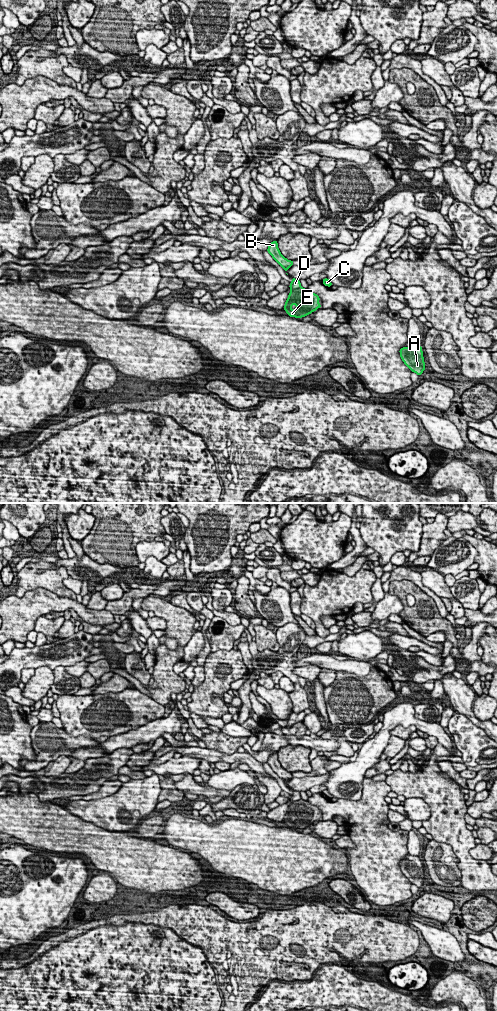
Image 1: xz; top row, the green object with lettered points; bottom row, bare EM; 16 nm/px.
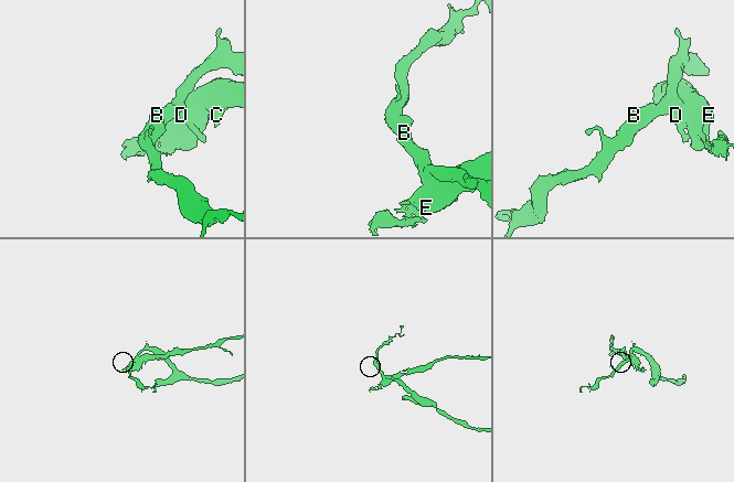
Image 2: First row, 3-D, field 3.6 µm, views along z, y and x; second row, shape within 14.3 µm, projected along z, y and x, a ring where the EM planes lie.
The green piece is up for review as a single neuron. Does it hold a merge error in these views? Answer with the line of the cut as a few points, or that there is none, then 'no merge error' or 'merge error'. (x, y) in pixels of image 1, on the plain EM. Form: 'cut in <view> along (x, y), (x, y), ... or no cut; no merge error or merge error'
cut in xz along (300, 798), (291, 803); merge error

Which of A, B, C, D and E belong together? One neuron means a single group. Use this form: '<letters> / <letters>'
A B D / C E

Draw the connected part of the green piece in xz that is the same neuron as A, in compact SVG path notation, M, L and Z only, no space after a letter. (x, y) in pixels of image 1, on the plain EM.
M415 856L413 860L402 859L399 862L401 872L411 882L420 888L425 882L422 858Z

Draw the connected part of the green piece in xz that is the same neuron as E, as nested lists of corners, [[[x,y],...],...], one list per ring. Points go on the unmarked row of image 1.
[[[300,799],[289,804],[283,822],[290,829],[302,830],[321,820],[319,812],[319,807]]]

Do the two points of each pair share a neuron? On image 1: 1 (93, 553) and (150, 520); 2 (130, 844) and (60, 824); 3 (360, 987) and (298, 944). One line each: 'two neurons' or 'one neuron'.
1: one neuron
2: one neuron
3: two neurons

